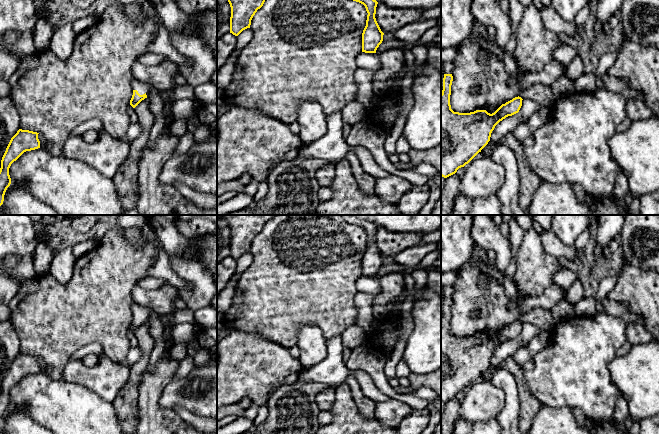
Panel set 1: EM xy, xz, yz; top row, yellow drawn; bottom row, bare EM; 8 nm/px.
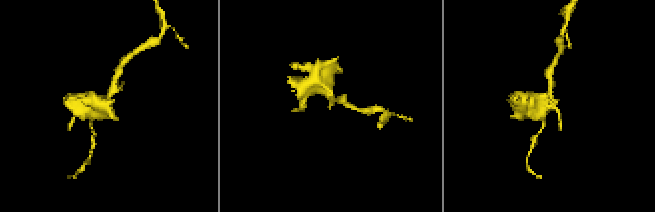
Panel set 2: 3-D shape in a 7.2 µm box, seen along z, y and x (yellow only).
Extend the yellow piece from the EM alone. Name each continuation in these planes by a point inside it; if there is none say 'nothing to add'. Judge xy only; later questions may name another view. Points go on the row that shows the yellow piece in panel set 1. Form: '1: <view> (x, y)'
1: xy (140, 87)

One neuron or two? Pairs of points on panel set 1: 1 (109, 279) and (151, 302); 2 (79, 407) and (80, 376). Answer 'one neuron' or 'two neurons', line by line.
1: two neurons
2: two neurons

